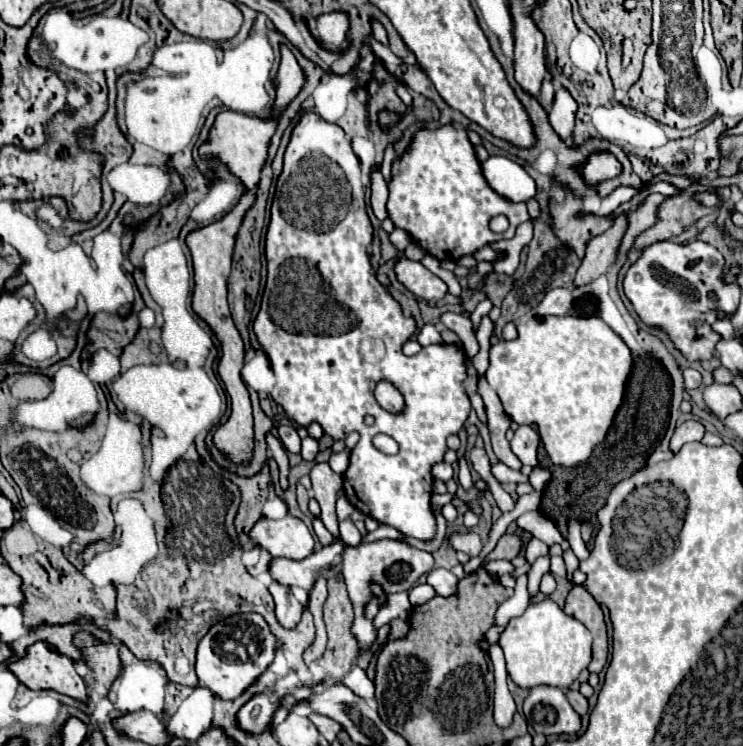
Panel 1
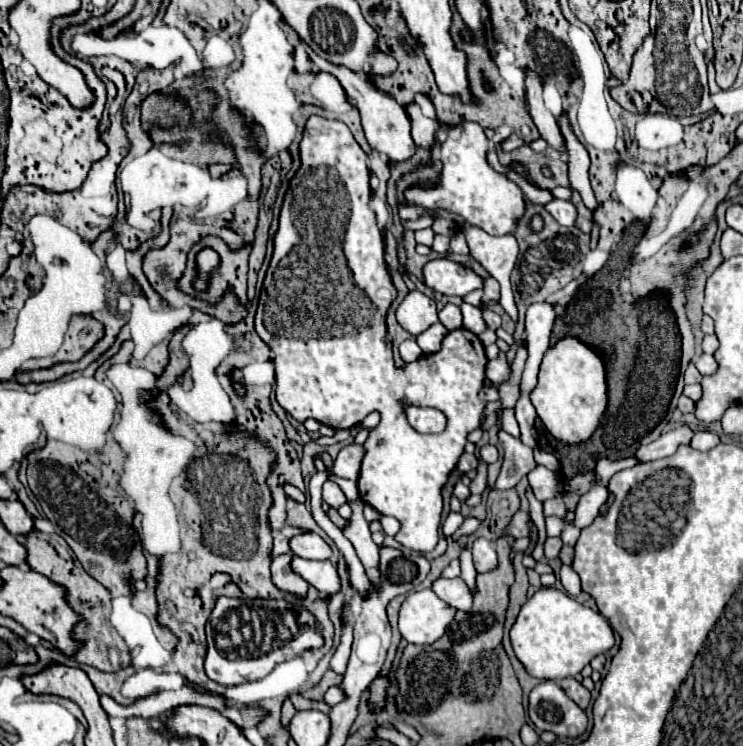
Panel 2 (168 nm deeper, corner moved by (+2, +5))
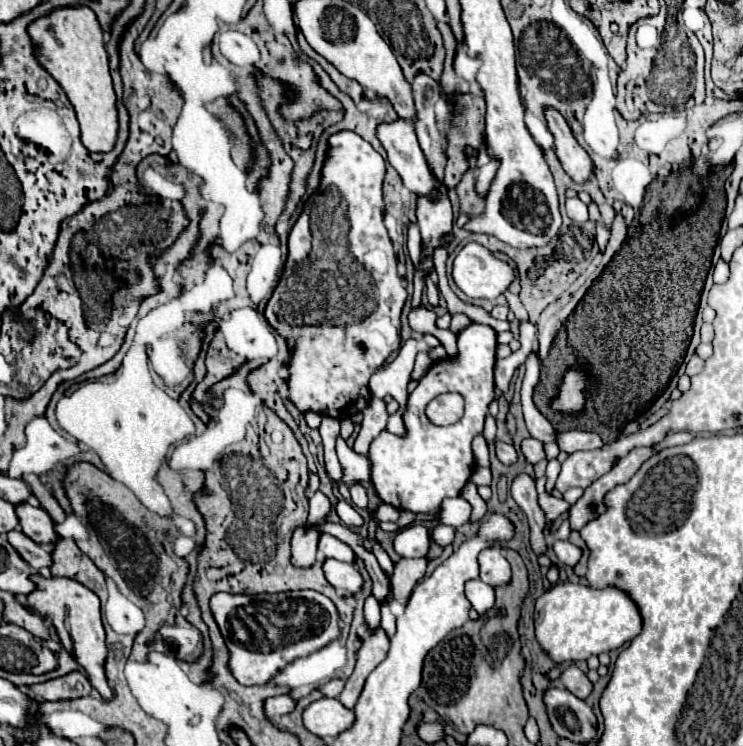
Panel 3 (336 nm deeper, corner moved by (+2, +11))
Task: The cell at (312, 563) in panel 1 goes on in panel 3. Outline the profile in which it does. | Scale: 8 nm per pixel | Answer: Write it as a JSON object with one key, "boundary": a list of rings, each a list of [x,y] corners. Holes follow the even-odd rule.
{"boundary":[[[328,558],[328,560],[324,560],[322,570],[324,570],[326,580],[342,596],[352,596],[354,592],[358,592],[362,588],[362,576],[354,568],[354,564],[346,564],[346,562],[338,562],[338,560]]]}

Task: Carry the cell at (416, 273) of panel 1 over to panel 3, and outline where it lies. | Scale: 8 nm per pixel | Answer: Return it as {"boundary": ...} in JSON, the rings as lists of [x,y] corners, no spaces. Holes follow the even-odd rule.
{"boundary":[[[466,244],[454,258],[452,264],[452,280],[456,282],[456,286],[470,298],[496,298],[498,294],[502,294],[510,282],[514,280],[514,268],[498,258],[494,258],[484,246],[480,244]]]}

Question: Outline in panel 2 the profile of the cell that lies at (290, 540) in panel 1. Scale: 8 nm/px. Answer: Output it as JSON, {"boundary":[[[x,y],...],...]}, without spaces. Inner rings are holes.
{"boundary":[[[314,532],[294,536],[290,540],[290,550],[300,558],[310,558],[310,560],[330,560],[332,558],[332,548]]]}

